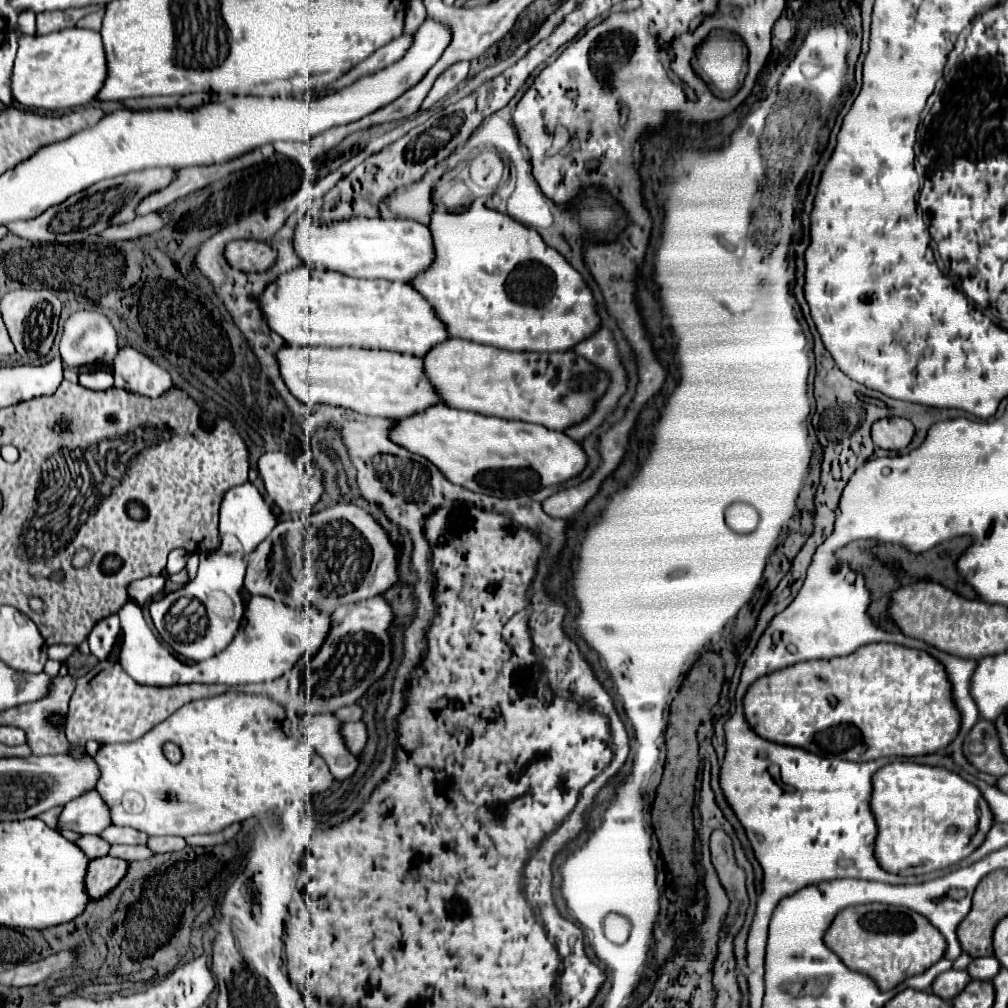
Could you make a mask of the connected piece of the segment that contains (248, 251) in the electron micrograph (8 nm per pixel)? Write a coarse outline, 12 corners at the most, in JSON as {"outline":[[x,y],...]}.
{"outline":[[232,241],[224,255],[244,273],[268,271],[278,251],[264,241]]}

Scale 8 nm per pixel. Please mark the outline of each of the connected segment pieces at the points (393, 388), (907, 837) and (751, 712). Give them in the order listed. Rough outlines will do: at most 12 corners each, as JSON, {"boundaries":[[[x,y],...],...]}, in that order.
{"boundaries":[[[286,345],[308,407],[400,421],[444,403],[414,355]],[[912,761],[876,771],[876,859],[960,863],[994,823],[976,785]],[[864,645],[758,679],[750,727],[820,757],[946,749],[926,651]]]}

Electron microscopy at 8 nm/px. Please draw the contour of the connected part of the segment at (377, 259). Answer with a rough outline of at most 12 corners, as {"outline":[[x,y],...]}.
{"outline":[[352,217],[294,235],[304,263],[410,283],[436,259],[426,225]]}

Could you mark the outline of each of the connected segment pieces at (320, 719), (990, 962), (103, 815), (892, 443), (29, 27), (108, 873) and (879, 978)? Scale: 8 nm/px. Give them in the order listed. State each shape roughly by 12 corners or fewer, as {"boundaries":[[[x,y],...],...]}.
{"boundaries":[[[334,713],[306,717],[300,737],[338,781],[358,769]],[[996,957],[974,959],[968,969],[972,979],[992,981],[1000,971]],[[94,789],[64,805],[60,825],[82,835],[112,825]],[[902,417],[872,425],[876,447],[900,451],[914,437],[914,425]],[[22,11],[18,27],[22,33],[34,35],[32,11]],[[112,855],[92,859],[86,887],[90,899],[108,895],[130,863]],[[884,903],[836,915],[824,943],[890,991],[946,953],[920,913]]]}

